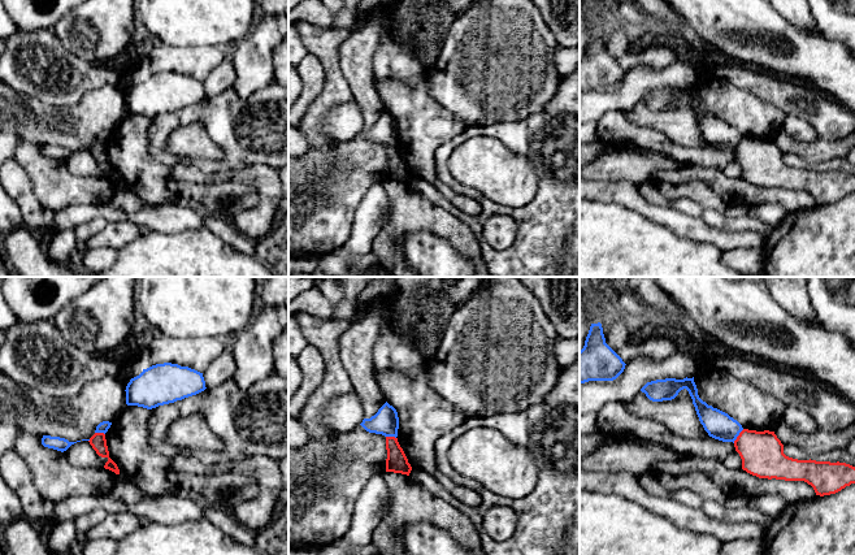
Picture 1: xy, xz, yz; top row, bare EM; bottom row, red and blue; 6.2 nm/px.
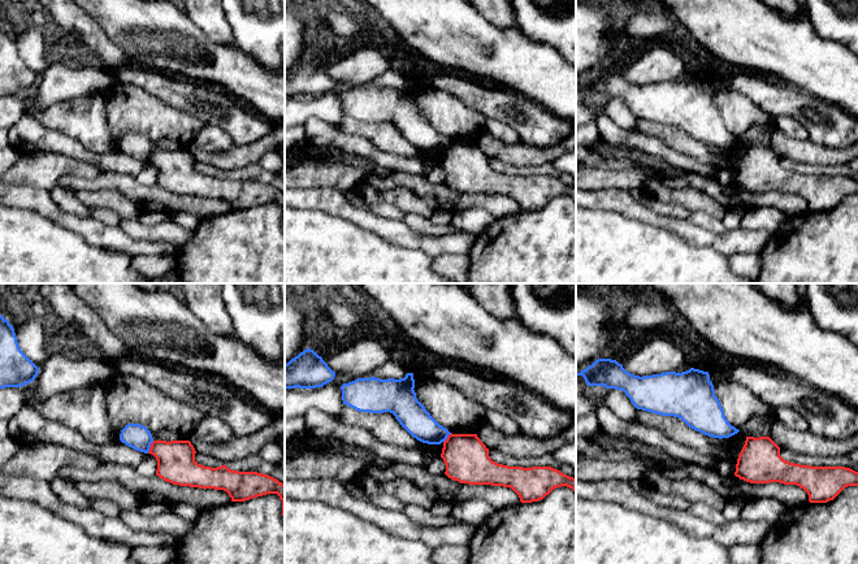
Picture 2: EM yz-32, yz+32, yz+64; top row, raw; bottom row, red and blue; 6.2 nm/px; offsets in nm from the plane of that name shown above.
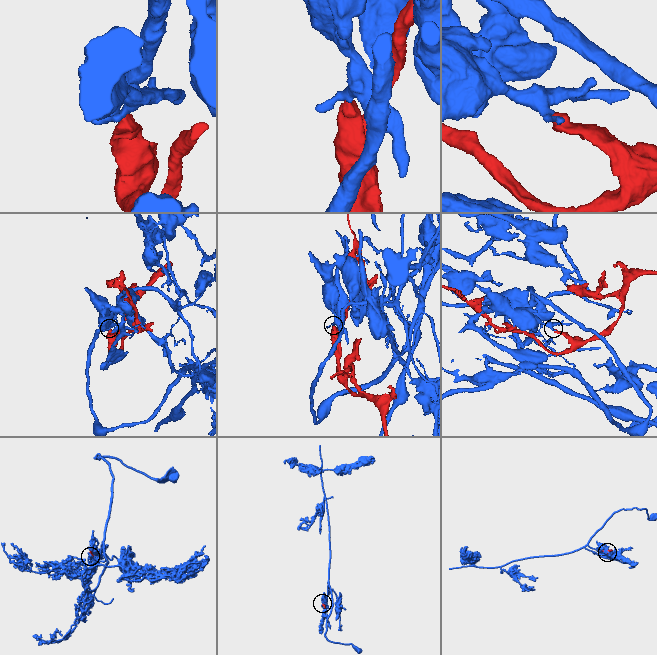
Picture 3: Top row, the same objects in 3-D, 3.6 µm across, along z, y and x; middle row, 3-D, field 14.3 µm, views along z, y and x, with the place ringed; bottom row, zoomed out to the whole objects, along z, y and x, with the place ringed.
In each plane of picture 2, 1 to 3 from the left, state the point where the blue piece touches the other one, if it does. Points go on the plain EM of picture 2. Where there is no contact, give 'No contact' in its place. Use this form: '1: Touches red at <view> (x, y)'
1: Touches red at yz-32 (150, 156)
2: Touches red at yz+32 (447, 147)
3: No contact

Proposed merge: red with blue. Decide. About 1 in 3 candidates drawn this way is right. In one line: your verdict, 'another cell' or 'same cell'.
another cell

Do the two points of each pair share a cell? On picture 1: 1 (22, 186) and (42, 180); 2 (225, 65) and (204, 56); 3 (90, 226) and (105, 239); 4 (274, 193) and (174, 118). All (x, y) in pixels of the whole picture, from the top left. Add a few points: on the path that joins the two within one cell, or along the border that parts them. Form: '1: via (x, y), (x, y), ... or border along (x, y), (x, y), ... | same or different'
1: border along (13, 159), (26, 173), (35, 198), (48, 209) | different
2: border along (228, 52), (202, 81) | different
3: border along (107, 222), (82, 246) | different
4: border along (272, 168), (251, 164), (229, 172) | different

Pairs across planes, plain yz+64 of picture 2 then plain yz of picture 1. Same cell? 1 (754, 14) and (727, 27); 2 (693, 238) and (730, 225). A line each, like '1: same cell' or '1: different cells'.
1: same cell
2: different cells

